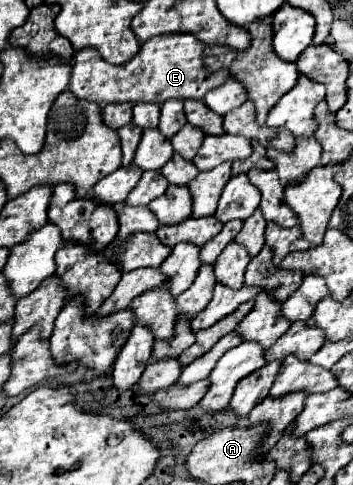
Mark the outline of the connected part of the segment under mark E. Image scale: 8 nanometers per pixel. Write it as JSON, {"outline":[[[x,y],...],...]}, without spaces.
{"outline":[[[167,33],[161,37],[151,37],[143,43],[141,51],[123,65],[111,65],[93,49],[87,47],[73,57],[73,69],[69,79],[69,89],[79,99],[95,101],[95,103],[113,103],[113,101],[129,101],[129,103],[165,103],[167,99],[203,99],[203,95],[219,87],[227,75],[223,71],[211,73],[203,67],[203,47],[191,33]]]}

